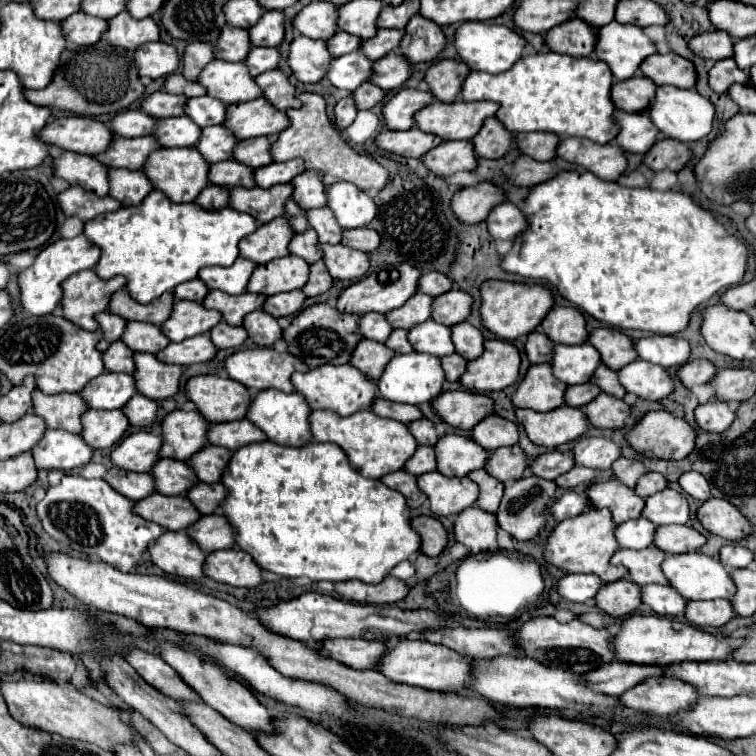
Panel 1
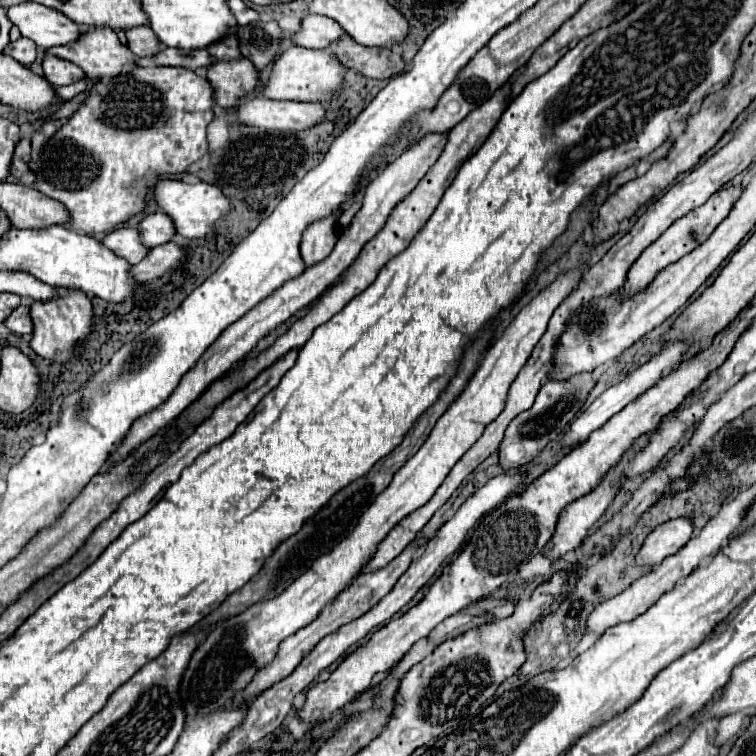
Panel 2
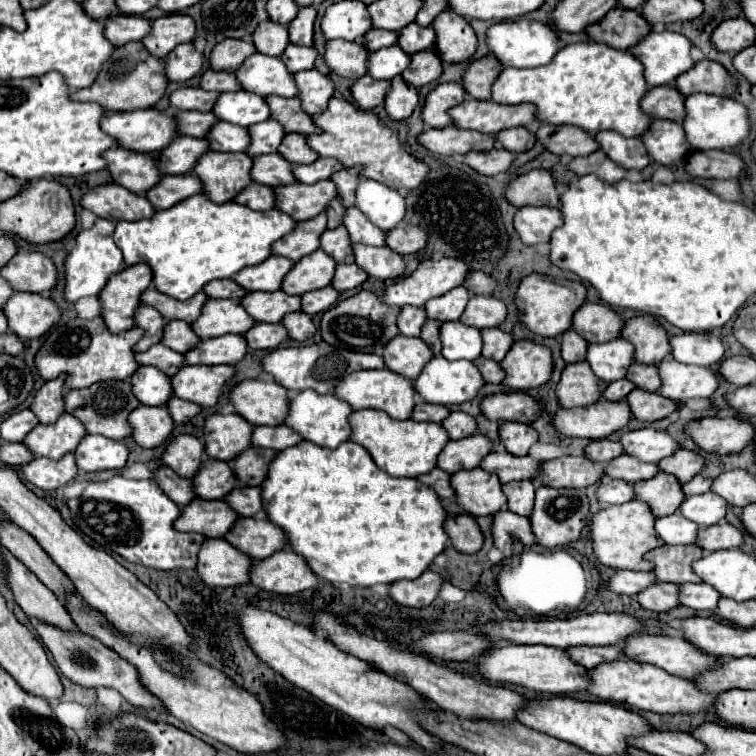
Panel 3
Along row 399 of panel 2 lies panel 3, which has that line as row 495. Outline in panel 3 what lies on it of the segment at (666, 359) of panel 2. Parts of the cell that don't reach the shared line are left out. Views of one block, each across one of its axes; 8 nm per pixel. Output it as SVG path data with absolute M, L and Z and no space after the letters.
M602 480L596 492L600 504L624 504L636 498L634 486L626 480Z

